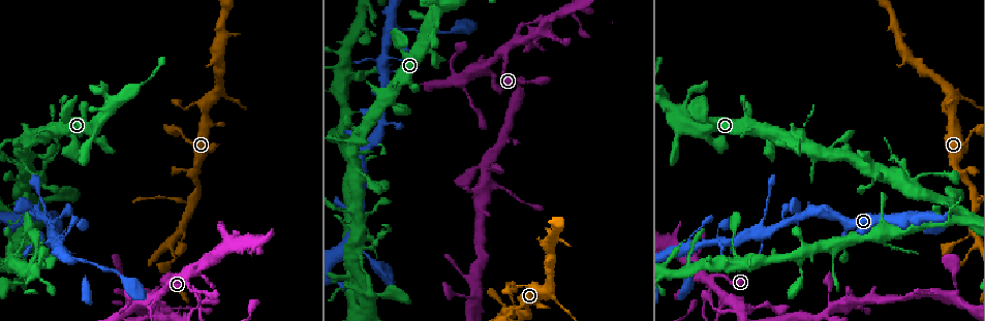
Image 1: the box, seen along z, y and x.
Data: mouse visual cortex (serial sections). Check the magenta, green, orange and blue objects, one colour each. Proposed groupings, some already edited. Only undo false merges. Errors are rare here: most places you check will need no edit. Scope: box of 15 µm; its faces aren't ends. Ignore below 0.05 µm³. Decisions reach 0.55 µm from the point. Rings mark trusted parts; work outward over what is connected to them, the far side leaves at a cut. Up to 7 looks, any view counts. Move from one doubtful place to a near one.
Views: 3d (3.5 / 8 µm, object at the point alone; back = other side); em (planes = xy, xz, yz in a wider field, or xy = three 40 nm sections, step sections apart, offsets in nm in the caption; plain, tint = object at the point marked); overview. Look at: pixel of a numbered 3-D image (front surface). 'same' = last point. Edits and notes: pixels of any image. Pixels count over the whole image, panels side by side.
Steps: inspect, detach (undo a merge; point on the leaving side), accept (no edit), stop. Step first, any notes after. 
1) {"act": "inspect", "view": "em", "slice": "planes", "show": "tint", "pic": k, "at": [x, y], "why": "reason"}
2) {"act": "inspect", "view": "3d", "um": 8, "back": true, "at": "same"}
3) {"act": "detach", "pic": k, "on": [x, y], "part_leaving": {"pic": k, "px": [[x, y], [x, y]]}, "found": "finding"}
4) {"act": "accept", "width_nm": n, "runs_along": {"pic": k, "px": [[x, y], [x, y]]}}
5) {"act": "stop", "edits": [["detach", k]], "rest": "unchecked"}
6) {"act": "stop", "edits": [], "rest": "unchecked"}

{"act": "inspect", "view": "3d", "um": 3.5, "pic": 1, "at": [503, 307], "why": "sharp bend"}

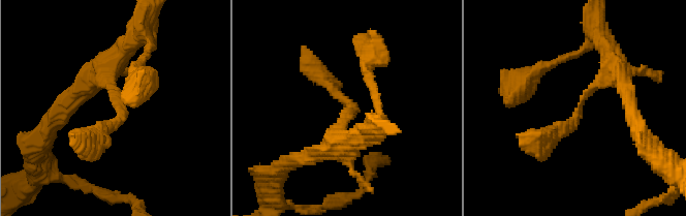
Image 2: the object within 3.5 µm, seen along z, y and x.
{"act": "inspect", "view": "em", "slice": "xy", "step": 1, "show": "tint", "pic": 2, "at": [118, 110], "arm_widths_nm": [250, 300], "why": "shape alone is not enough"}

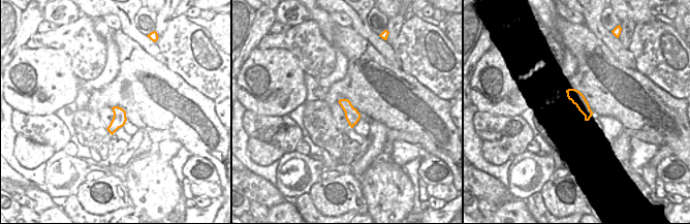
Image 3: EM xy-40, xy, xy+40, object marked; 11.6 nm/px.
{"act": "accept", "runs_along": {"pic": 2, "px": [[613, 57], [572, 124], [536, 140]]}, "found": "all the same cell"}

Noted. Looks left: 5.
{"act": "inspect", "view": "3d", "um": 3.5, "pic": 1, "at": [724, 295], "why": "four or more arms meet"}

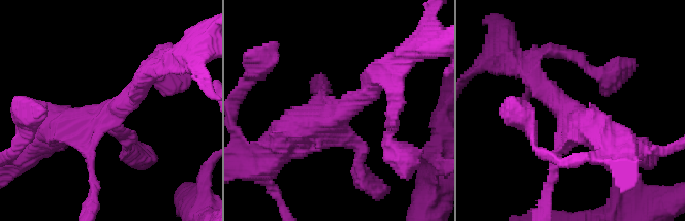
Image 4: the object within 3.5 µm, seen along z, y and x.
{"act": "inspect", "view": "em", "slice": "xy", "step": 3, "show": "tint", "pic": 4, "at": [332, 118], "why": "shape alone is not enough"}

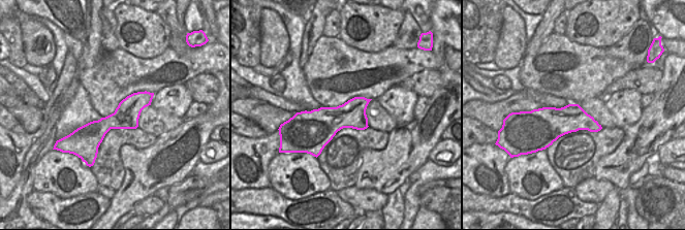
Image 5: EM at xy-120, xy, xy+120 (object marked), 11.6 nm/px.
{"act": "accept", "arms": 4, "arm_widths_nm": [150, 150, 250, 500], "runs_along": {"pic": 4, "px": [[376, 79], [275, 148]]}, "found": "one cell here"}

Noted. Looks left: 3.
{"act": "inspect", "view": "3d", "um": 8, "pic": 1, "at": [526, 24], "why": "narrows sharply"}

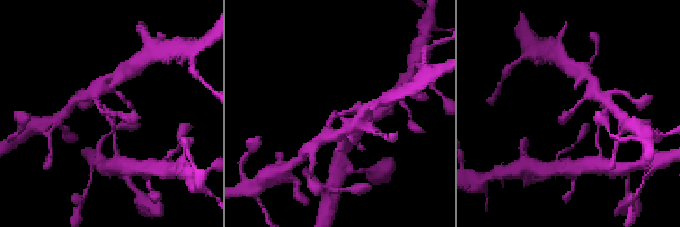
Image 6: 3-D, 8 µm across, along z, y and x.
{"act": "inspect", "view": "em", "slice": "xy", "step": 3, "show": "tint", "pic": 6, "at": [572, 110]}

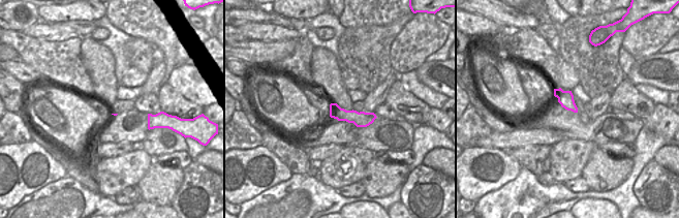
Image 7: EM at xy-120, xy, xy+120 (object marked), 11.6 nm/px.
{"act": "accept", "width_nm": 170, "runs_along": {"pic": 6, "px": [[94, 90], [104, 112], [132, 119]]}, "found": "all the same cell"}

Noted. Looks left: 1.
{"act": "stop", "edits": [], "rest": "unchecked"}

